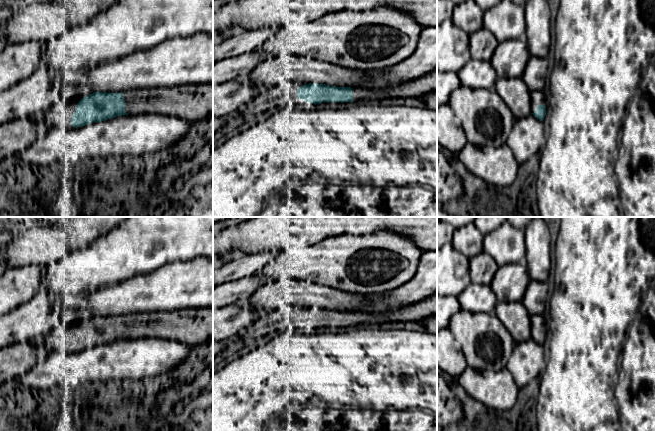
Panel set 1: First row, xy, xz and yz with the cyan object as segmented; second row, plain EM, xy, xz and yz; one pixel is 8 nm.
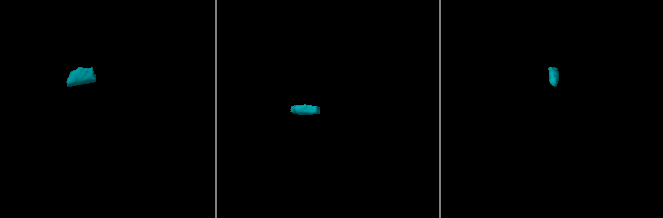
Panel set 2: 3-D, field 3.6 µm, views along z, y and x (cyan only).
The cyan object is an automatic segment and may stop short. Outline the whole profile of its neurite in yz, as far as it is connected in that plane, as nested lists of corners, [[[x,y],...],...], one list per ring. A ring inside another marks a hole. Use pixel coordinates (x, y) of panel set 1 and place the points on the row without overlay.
[[[531,315],[530,316],[530,331],[531,338],[537,341],[540,345],[543,346],[546,339],[546,330],[544,324],[544,317],[542,315]]]

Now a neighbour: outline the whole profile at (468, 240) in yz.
[[[474,222],[454,230],[451,244],[469,260],[484,251],[484,235]]]

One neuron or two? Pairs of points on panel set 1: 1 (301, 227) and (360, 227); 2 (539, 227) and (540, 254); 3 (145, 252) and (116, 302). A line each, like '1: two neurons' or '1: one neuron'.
1: one neuron
2: one neuron
3: two neurons

